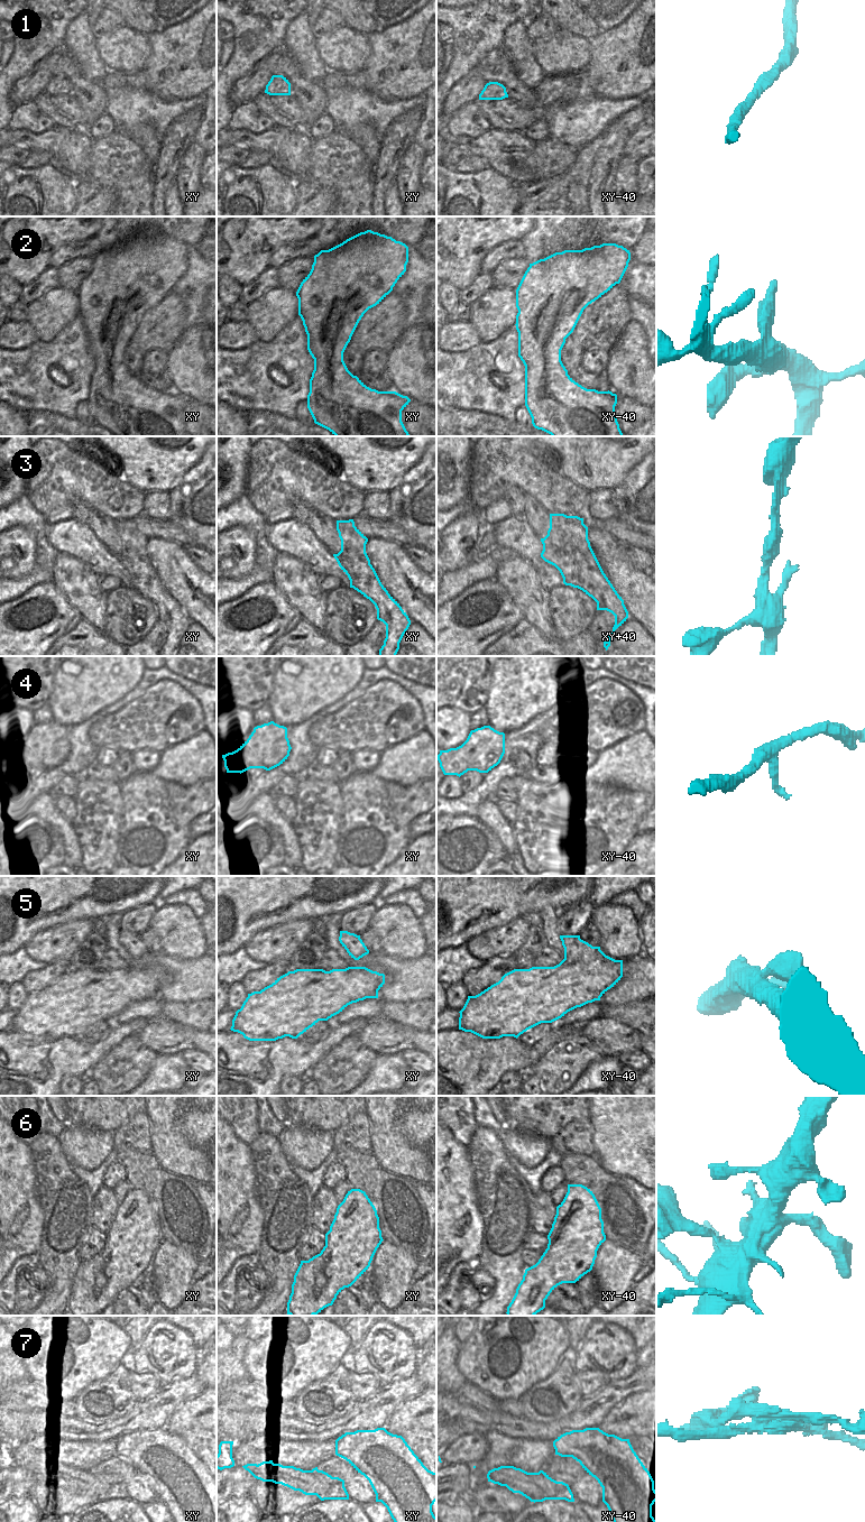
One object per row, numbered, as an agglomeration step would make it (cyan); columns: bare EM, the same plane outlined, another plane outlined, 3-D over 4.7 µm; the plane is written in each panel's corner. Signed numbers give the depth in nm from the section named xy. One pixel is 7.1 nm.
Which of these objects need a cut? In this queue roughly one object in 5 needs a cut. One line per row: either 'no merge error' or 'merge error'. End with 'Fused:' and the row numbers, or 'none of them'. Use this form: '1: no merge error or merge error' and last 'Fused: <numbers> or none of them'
1: no merge error
2: no merge error
3: no merge error
4: no merge error
5: no merge error
6: no merge error
7: merge error
Fused: 7

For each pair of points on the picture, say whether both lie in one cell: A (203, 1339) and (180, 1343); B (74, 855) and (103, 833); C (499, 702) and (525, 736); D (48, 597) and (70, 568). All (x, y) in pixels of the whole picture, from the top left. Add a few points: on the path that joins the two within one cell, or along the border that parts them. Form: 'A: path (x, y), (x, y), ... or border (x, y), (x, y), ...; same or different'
A: border (178, 1327), (191, 1337), (199, 1352); different
B: border (72, 826), (80, 846), (81, 864); different
C: border (542, 713), (505, 735); different
D: border (51, 581), (72, 607); different

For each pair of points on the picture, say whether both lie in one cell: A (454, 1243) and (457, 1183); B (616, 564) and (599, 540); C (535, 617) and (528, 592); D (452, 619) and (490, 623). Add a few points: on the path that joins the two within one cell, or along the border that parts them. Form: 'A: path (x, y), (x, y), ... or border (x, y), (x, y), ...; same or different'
A: path (452, 1228), (452, 1198); same
B: path (612, 559), (604, 545); same
C: path (535, 611), (534, 602), (531, 598); same
D: path (461, 627), (470, 628), (481, 625); same

